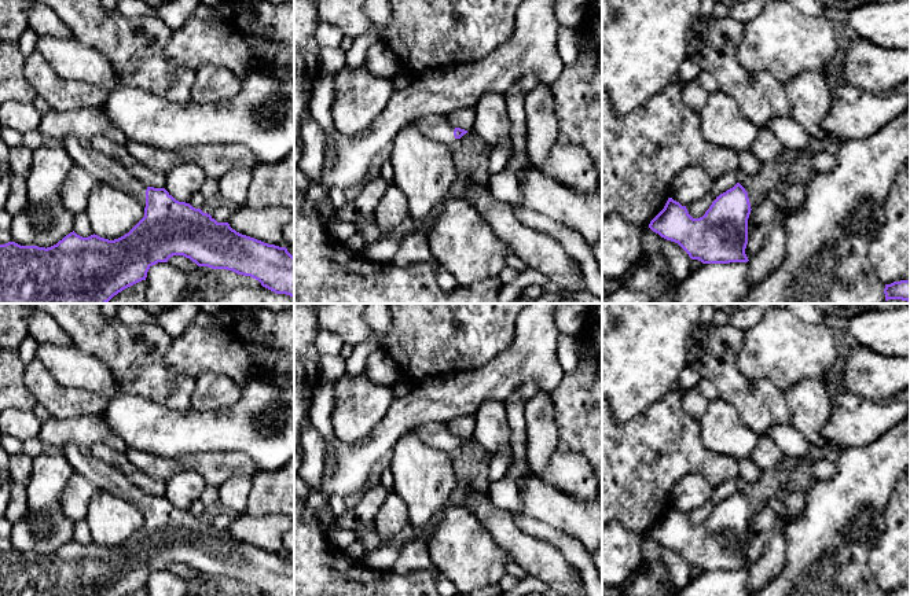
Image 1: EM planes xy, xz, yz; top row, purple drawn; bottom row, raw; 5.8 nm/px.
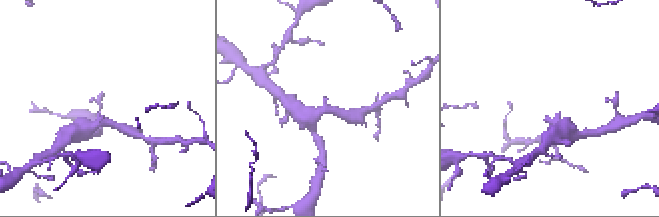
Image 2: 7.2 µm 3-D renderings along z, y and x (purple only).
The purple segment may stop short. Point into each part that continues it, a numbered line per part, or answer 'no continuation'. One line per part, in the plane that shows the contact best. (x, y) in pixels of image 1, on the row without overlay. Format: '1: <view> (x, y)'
1: xy (103, 475)

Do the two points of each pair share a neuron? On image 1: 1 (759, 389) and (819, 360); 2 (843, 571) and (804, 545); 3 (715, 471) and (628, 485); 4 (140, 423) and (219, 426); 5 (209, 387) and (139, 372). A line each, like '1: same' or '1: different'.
1: different
2: same
3: same
4: same
5: different

